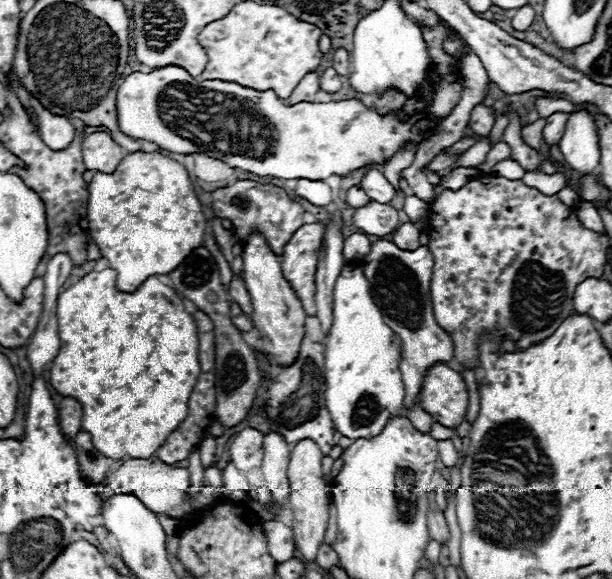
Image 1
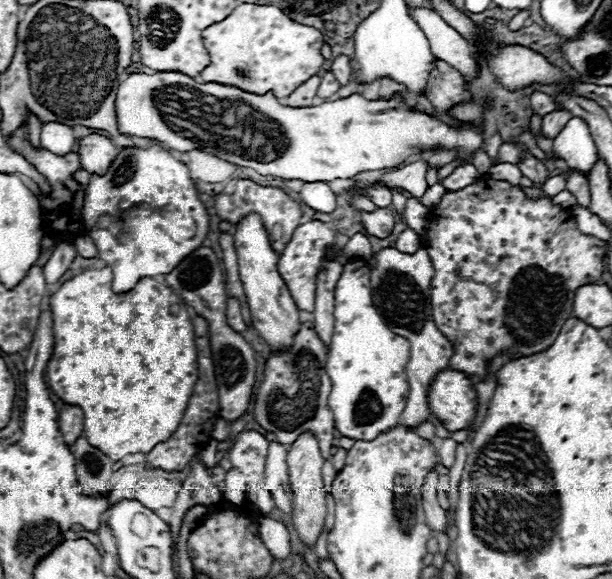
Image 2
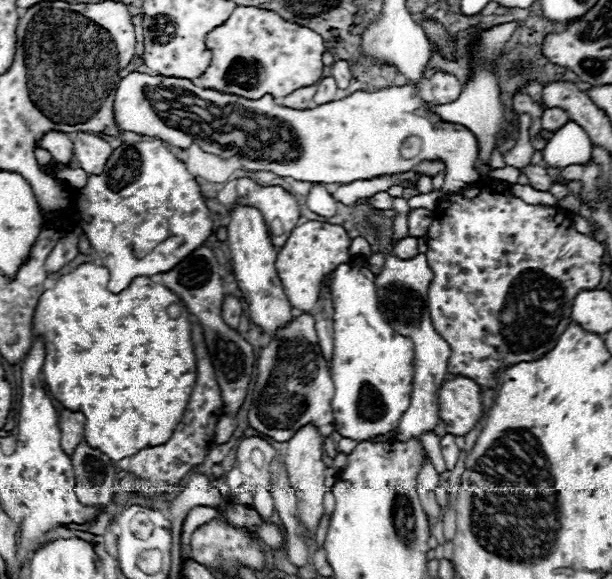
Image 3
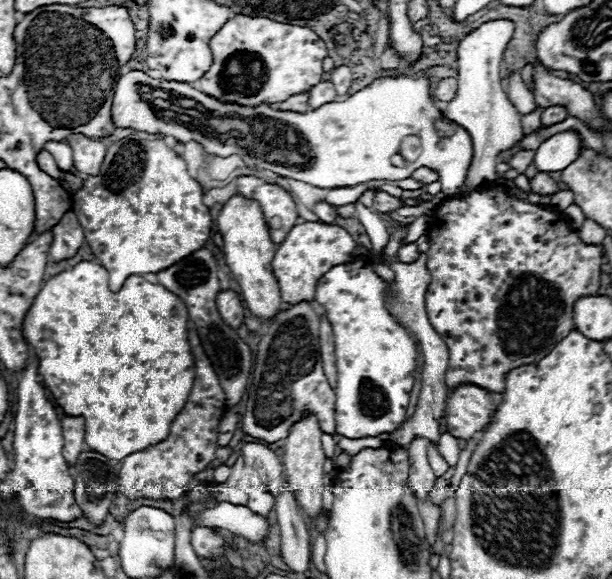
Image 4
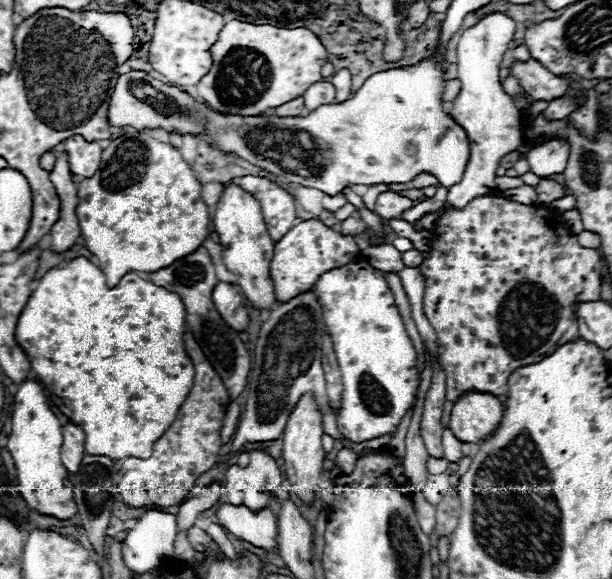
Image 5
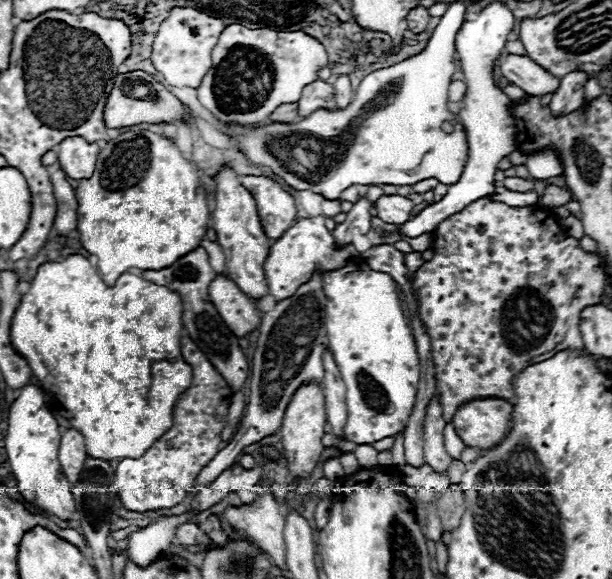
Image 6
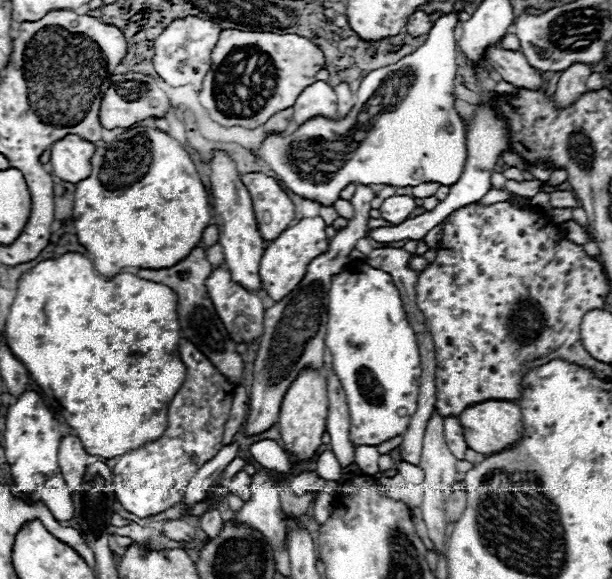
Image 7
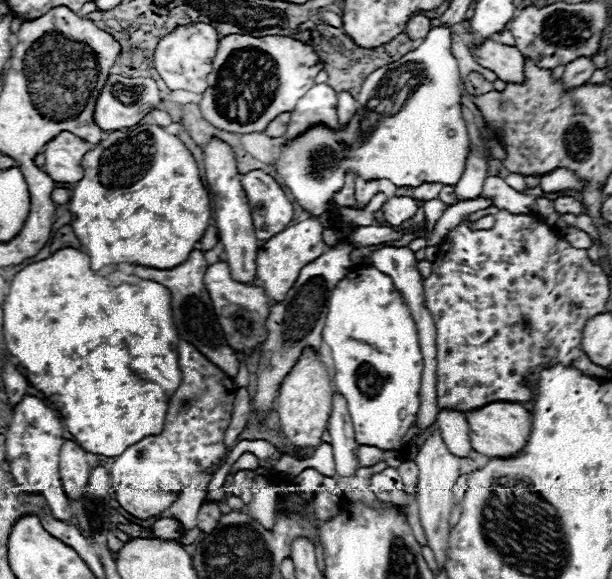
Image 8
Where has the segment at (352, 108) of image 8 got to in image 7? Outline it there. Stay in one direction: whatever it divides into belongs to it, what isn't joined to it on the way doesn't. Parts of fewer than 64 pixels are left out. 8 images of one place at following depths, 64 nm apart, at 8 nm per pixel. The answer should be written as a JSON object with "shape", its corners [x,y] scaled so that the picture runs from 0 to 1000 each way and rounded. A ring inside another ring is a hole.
{"shape":[[[565,142],[546,149],[546,155],[549,155],[549,169],[552,169],[552,197],[565,200],[572,193],[572,187],[578,183],[578,162]]]}

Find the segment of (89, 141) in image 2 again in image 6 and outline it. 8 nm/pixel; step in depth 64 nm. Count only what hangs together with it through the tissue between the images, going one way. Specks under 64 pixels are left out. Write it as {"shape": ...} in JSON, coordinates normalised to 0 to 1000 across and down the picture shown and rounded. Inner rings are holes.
{"shape":[[[114,235],[95,249],[95,280],[111,307],[147,307],[157,290],[163,252],[141,245],[131,235]]]}

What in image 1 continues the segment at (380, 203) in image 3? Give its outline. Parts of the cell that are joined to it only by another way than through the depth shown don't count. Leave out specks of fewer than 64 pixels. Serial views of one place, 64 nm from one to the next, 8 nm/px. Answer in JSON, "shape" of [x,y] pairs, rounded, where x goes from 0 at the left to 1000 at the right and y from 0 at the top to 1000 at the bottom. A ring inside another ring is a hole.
{"shape":[[[605,290],[595,301],[588,325],[601,335],[601,342],[614,349],[637,349],[644,342],[644,321],[627,307],[627,301],[618,290]]]}

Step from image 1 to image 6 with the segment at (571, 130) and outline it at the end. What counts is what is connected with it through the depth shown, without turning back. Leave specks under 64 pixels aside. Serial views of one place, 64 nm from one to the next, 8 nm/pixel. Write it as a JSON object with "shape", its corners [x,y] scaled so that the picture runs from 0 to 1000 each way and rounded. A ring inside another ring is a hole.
{"shape":[[[902,256],[866,266],[863,276],[859,276],[859,290],[863,290],[866,304],[879,307],[879,311],[895,311],[895,307],[912,304],[912,301],[922,297],[918,276],[915,276],[912,263],[905,263]]]}

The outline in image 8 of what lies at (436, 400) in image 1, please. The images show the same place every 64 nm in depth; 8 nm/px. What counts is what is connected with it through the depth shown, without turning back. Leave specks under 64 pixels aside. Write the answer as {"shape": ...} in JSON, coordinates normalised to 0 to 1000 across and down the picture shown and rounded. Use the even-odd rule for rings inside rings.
{"shape":[[[801,694],[788,705],[761,712],[771,774],[797,791],[830,791],[850,781],[866,753],[866,715],[846,694]]]}

